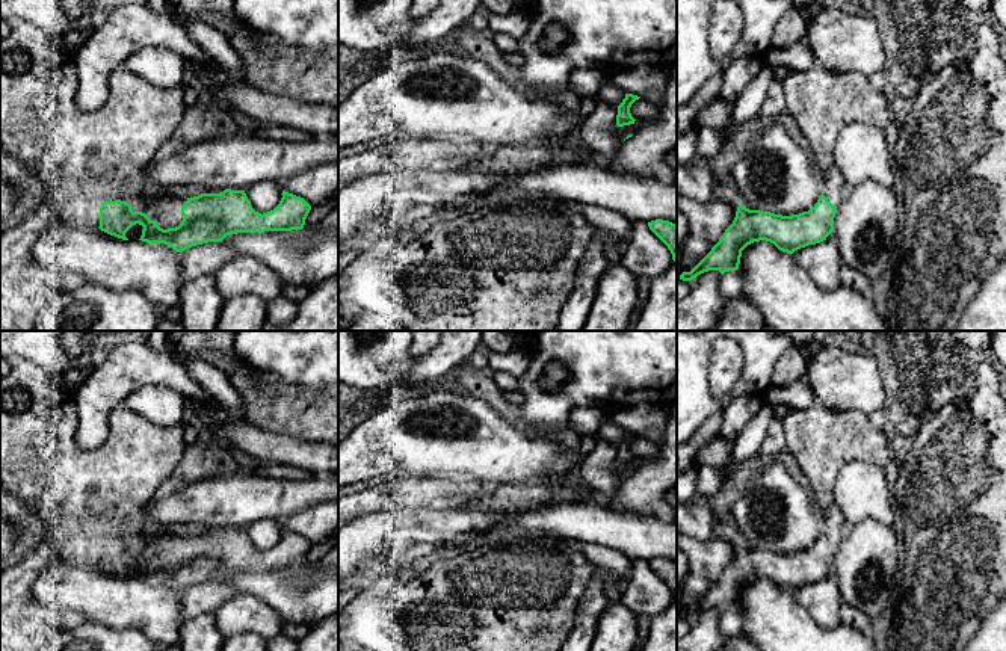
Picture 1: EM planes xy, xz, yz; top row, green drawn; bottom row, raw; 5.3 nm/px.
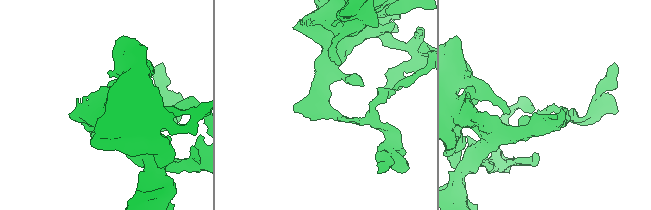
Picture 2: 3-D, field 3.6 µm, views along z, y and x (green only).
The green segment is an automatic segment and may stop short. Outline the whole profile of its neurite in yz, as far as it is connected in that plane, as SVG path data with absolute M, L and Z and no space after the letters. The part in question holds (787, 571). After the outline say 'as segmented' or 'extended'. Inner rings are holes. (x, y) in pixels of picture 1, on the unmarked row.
M816 403L807 409L792 409L781 420L787 440L787 452L798 461L807 476L807 485L814 494L823 532L808 550L792 554L749 548L739 544L733 562L725 568L719 580L690 610L683 610L680 618L692 619L708 609L719 609L722 613L737 609L742 589L754 580L766 578L773 582L779 589L793 592L801 586L826 578L834 569L835 545L850 527L834 497L840 470L852 461L866 461L884 467L891 456L890 443L879 427L876 417L859 409L831 411L822 403Z | extended

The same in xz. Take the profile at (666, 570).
M656 557L648 560L648 565L668 585L672 598L677 600L677 563L669 559Z | as segmented

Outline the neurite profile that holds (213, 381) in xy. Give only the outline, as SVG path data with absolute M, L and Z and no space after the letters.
M183 359L180 364L228 414L240 421L246 420L240 394L221 370L201 359Z

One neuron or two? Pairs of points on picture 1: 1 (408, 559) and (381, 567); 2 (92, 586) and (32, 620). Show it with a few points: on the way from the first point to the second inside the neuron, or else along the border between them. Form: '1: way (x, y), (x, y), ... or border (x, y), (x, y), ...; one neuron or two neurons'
1: way (402, 559), (387, 565); one neuron
2: border (38, 576), (32, 588), (32, 597), (50, 609); two neurons

